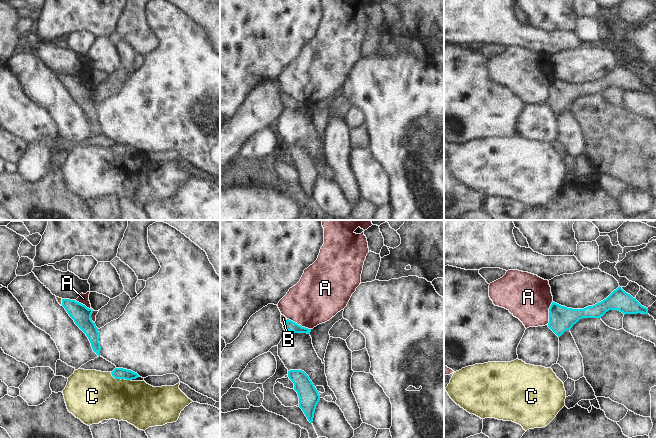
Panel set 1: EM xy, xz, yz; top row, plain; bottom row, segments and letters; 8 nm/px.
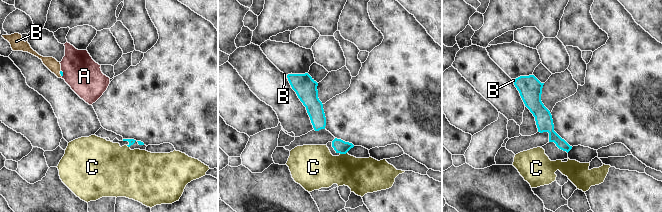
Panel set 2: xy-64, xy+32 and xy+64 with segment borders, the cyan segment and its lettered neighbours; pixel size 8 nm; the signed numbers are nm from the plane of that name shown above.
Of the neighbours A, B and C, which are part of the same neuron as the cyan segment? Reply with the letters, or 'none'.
B.

